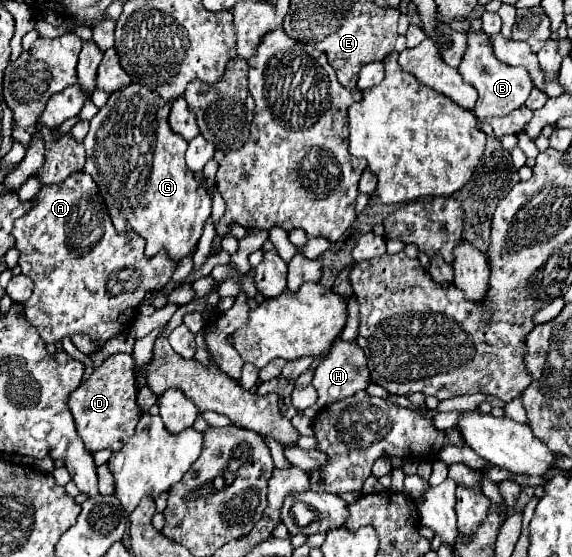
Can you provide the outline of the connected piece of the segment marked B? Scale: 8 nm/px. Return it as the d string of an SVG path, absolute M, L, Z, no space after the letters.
M469 31L467 41L469 41L469 47L467 47L467 53L465 53L465 57L463 57L461 65L459 65L459 73L479 93L477 105L475 105L477 117L481 121L487 121L487 119L493 119L493 117L505 117L513 109L521 107L525 103L525 99L529 97L531 89L533 89L533 81L529 79L527 69L511 67L511 65L505 65L505 63L497 61L493 51L491 51L489 37L485 33Z

